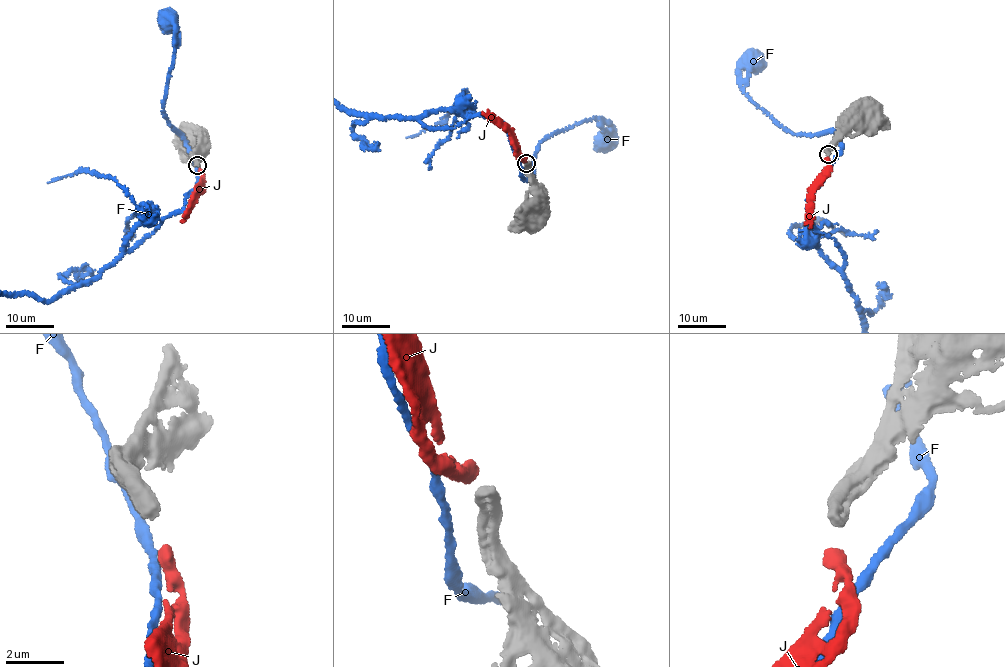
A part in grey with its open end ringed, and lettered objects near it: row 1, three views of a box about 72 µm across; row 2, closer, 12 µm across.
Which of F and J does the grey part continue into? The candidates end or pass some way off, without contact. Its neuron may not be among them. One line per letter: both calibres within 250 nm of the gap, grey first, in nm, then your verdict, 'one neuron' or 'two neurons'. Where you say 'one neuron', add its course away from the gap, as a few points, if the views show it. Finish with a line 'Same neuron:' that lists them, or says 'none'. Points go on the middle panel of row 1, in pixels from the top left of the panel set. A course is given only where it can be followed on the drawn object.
F: calibres 440 and 280 nm; two neurons
J: calibres 440 and 480 nm; one neuron; course (523, 161), (515, 154), (508, 132), (483, 112)
Same neuron: J

